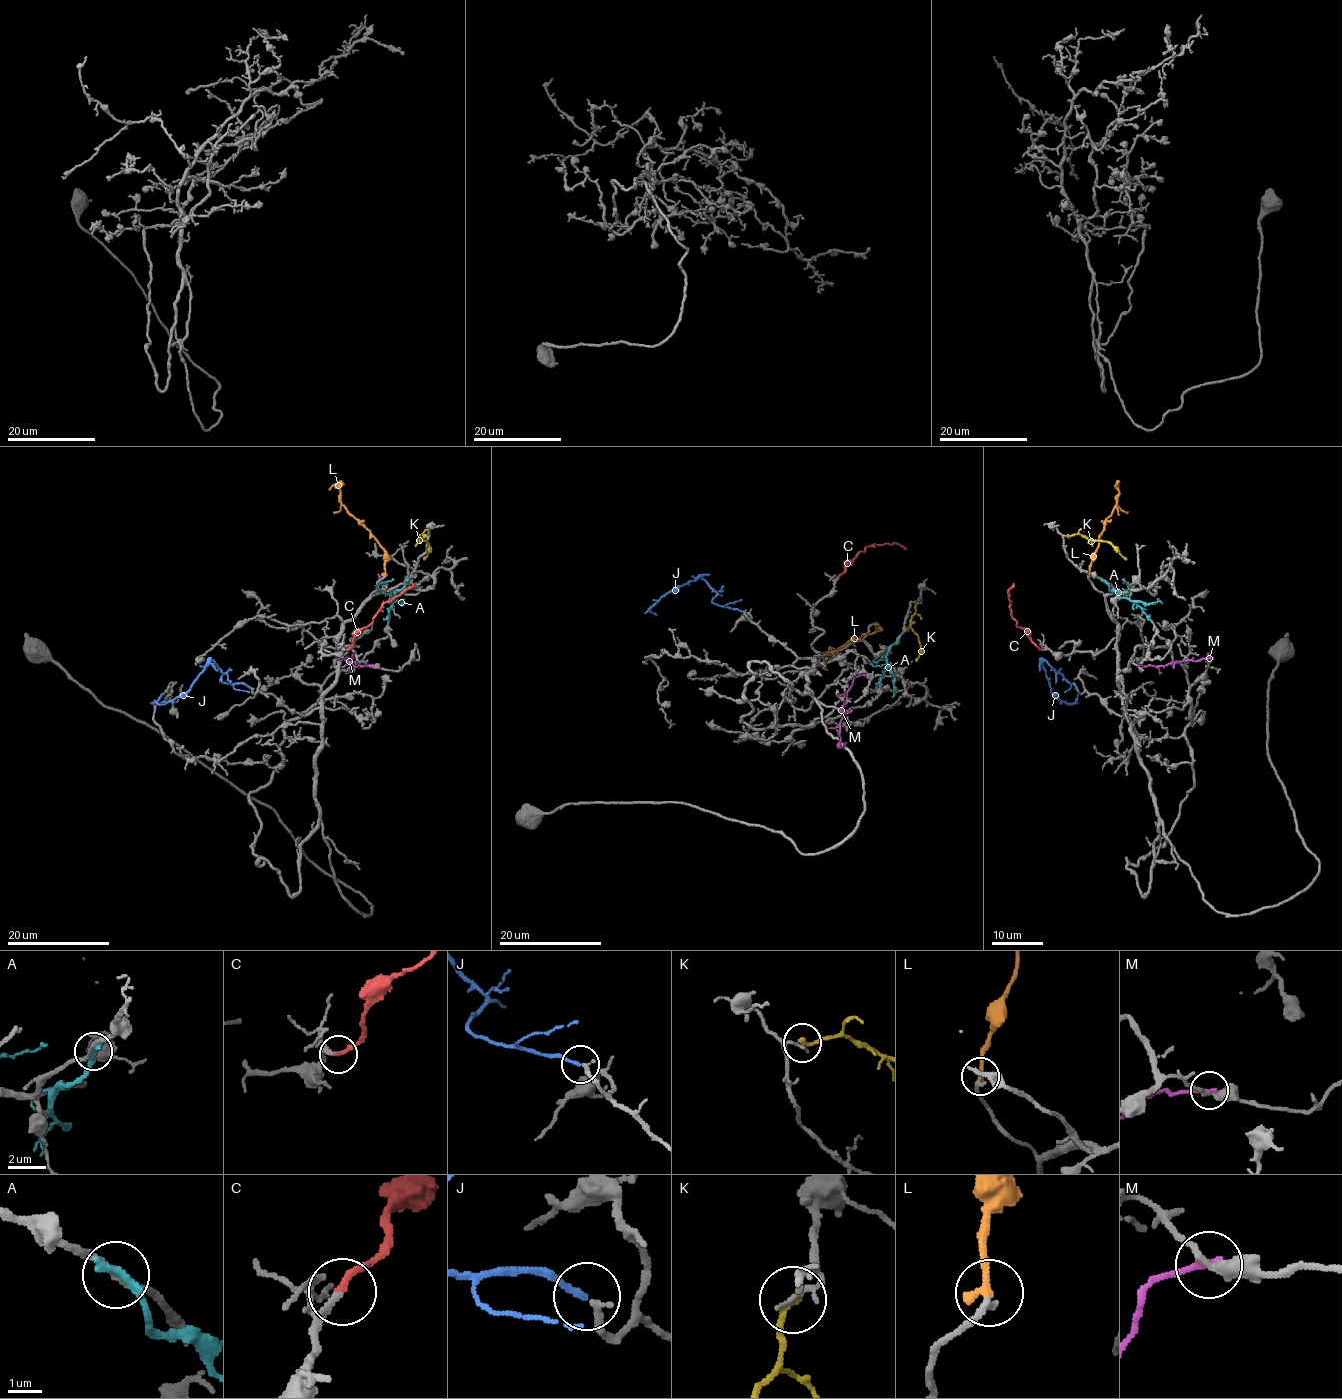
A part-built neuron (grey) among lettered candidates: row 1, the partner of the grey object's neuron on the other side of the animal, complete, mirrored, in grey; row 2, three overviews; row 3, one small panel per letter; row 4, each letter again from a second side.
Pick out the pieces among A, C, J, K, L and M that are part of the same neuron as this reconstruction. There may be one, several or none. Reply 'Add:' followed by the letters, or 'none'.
Add: C, J, L

